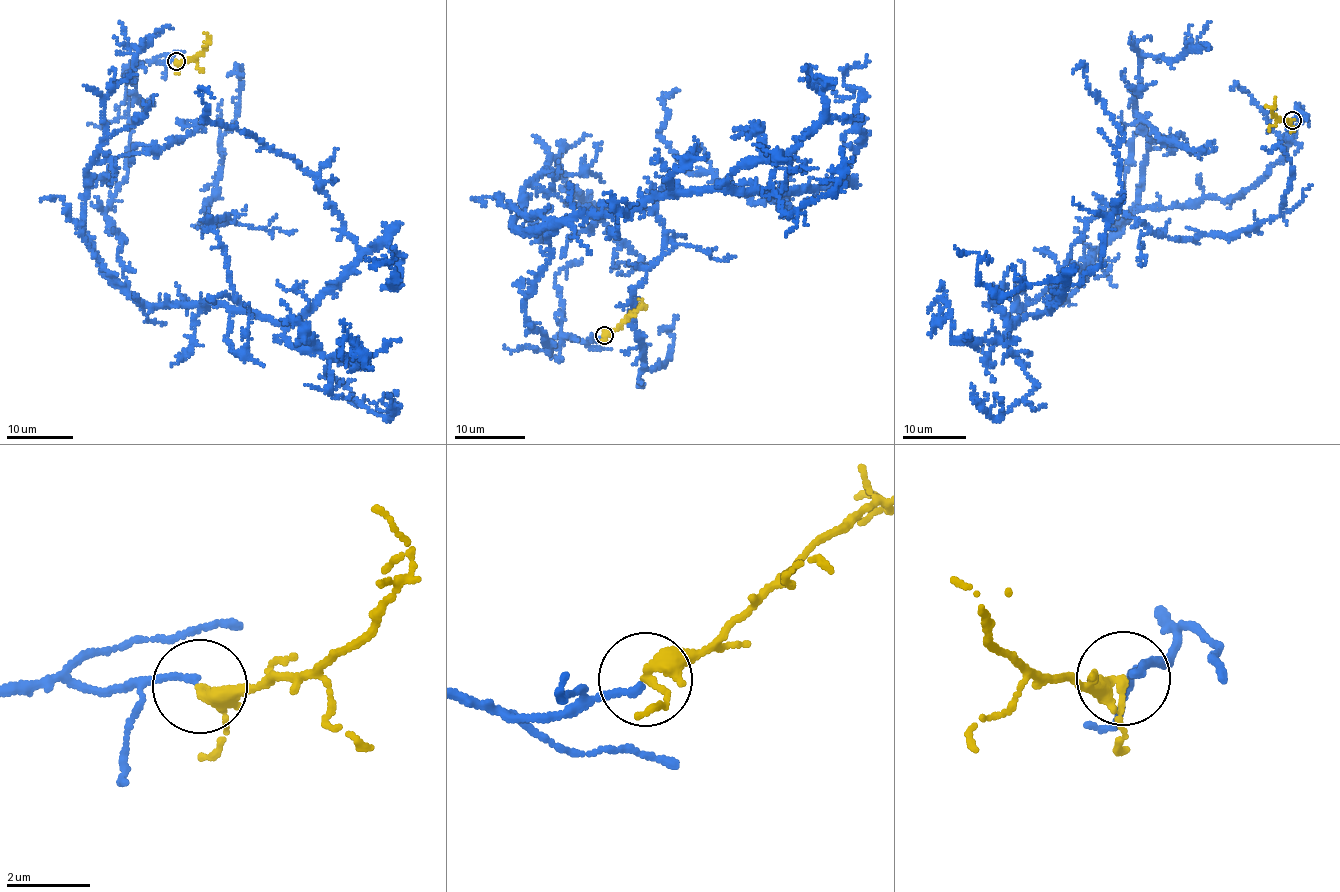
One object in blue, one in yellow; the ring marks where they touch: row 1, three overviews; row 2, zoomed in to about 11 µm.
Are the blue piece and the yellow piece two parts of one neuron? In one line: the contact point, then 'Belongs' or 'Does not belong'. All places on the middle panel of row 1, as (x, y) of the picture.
Place: (604, 335). Belongs

